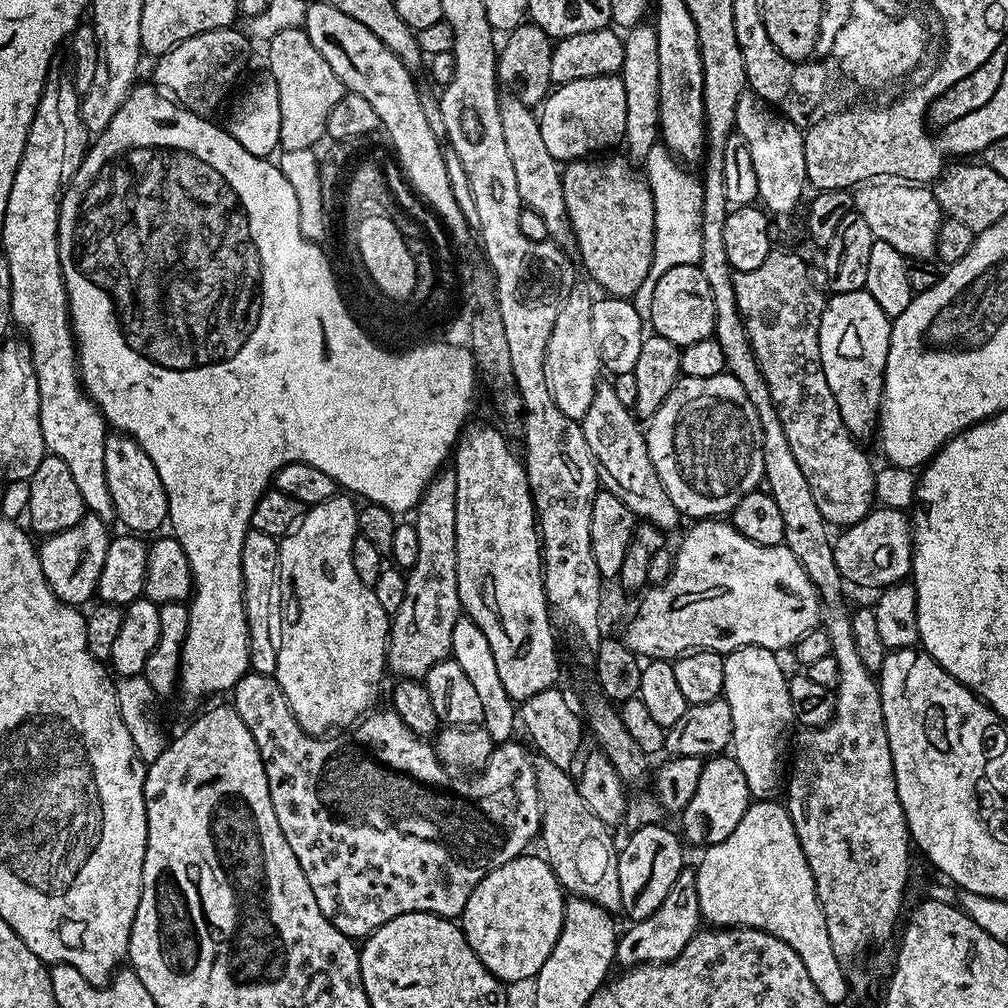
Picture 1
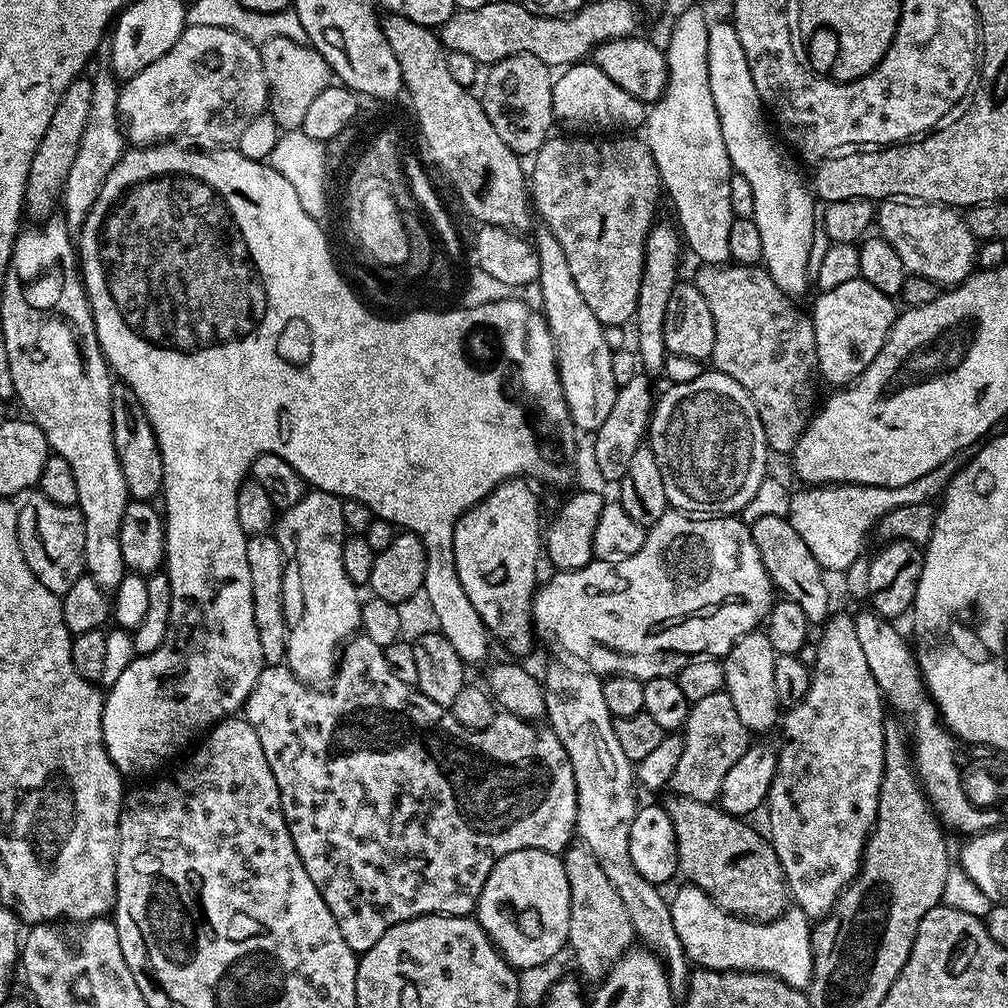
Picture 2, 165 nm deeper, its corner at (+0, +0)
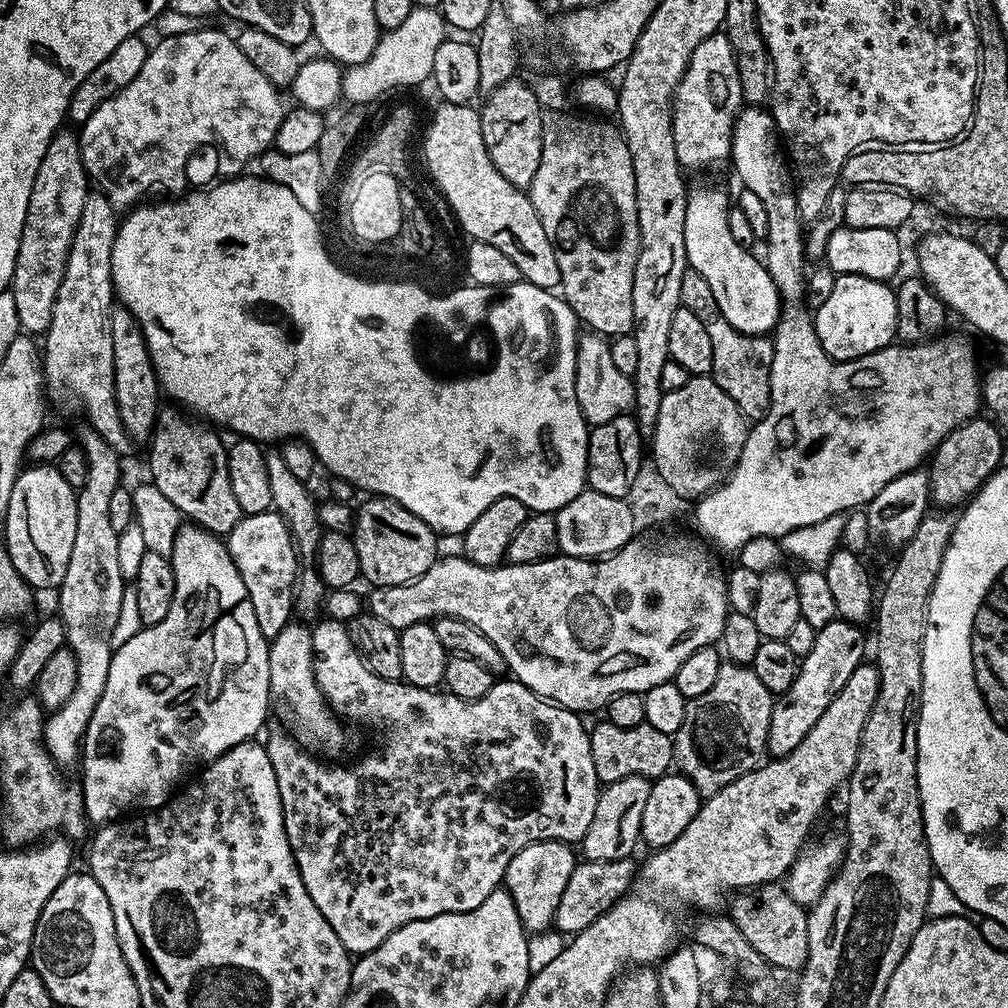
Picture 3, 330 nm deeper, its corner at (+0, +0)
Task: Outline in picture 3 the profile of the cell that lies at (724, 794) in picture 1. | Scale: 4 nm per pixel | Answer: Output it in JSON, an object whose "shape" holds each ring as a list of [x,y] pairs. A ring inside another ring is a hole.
{"shape":[[[839,618],[831,620],[825,628],[817,631],[810,654],[801,659],[800,669],[794,678],[794,686],[779,693],[778,699],[772,705],[768,731],[769,757],[790,754],[790,750],[794,750],[794,746],[798,746],[802,738],[806,738],[806,734],[816,725],[818,718],[826,714],[826,706],[834,702],[838,690],[846,686],[850,674],[854,674],[854,670],[858,670],[858,666],[865,663],[864,631],[861,625],[851,624],[850,621]]]}

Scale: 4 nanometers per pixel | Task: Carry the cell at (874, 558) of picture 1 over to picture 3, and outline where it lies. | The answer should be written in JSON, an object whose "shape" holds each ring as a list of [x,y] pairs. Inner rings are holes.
{"shape":[[[973,418],[958,426],[936,447],[936,465],[929,467],[927,473],[932,483],[930,500],[937,509],[952,510],[955,504],[958,506],[970,500],[1001,467],[1005,437],[991,419],[980,419]]]}

